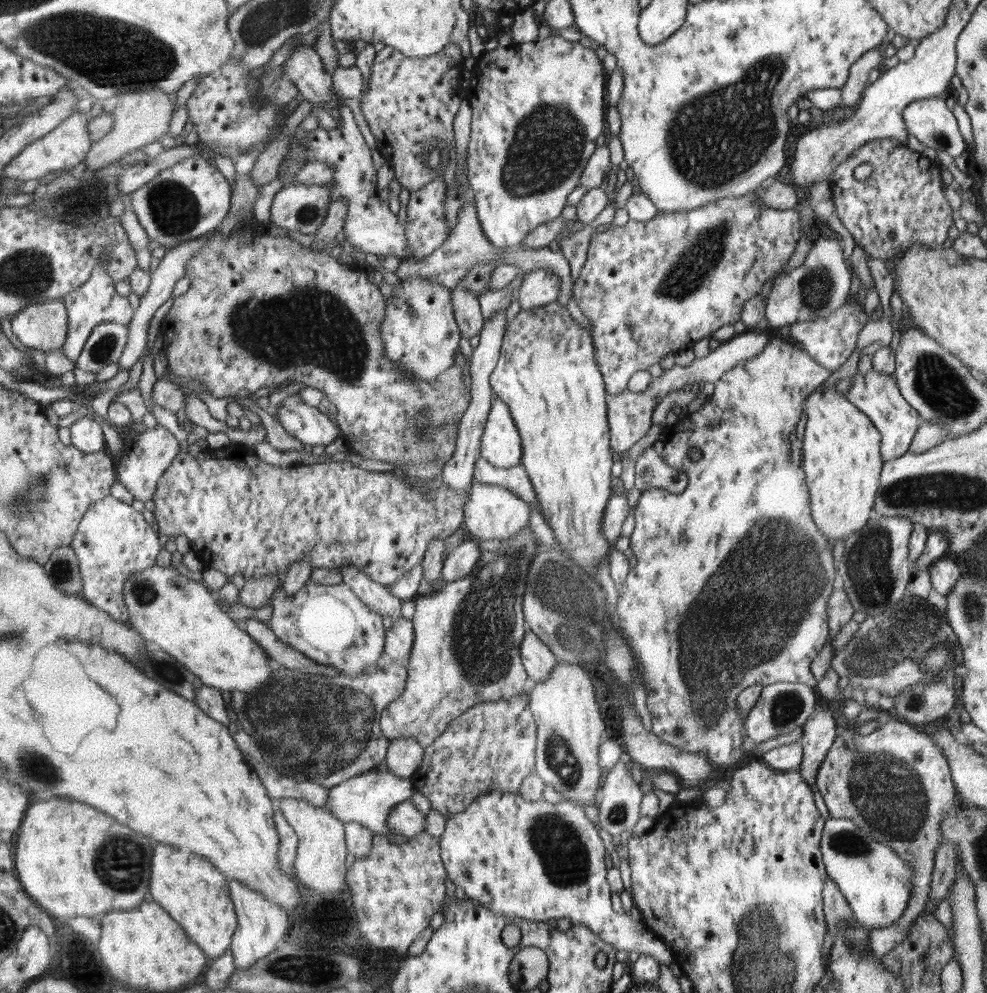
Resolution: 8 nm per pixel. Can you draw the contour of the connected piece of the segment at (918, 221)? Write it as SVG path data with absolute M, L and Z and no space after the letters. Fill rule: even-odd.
M890 138L872 140L871 142L862 145L851 155L850 158L846 159L843 163L840 163L840 166L836 167L836 170L834 170L833 176L831 178L830 185L833 204L836 207L836 212L838 214L840 222L852 235L852 238L854 239L856 245L864 248L864 251L873 259L882 259L885 261L892 259L896 257L900 252L912 249L914 246L917 246L917 244L922 247L927 247L928 249L939 248L942 246L944 241L948 239L948 229L953 224L953 218L956 213L946 198L946 188L944 187L946 185L942 180L942 174L939 165L934 161L934 157L927 152L921 153L918 151L910 150L907 144L900 144L898 140L890 140ZM861 165L870 165L873 167L870 176L865 181L858 180L854 176L854 170L856 170L856 167Z

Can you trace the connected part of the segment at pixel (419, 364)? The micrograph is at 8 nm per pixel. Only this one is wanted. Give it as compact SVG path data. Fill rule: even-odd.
M420 276L399 281L380 324L384 351L388 352L389 360L395 362L397 368L416 375L418 379L432 381L454 366L452 354L460 340L461 330L456 326L451 290Z

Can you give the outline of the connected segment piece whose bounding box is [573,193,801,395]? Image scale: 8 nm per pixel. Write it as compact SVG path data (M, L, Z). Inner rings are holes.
M748 193L739 197L726 197L712 201L704 206L691 211L676 211L662 213L648 222L629 221L624 226L611 225L608 230L597 233L589 241L587 260L580 269L578 277L573 282L573 298L578 303L579 309L592 324L591 338L594 340L597 364L607 381L607 389L610 395L627 390L632 375L640 370L648 371L649 368L659 363L667 355L675 354L684 347L691 346L701 338L711 337L714 331L726 324L733 324L741 320L743 304L753 299L770 277L779 274L782 266L788 262L796 249L801 236L801 222L799 212L794 209L770 209L758 204L755 193Z

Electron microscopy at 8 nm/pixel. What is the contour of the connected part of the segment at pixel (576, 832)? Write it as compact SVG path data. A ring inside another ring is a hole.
M492 789L476 798L467 810L445 819L440 846L453 886L464 888L469 899L499 916L552 923L560 918L570 918L573 924L584 924L591 928L616 949L652 956L660 964L670 965L675 962L674 945L652 934L642 922L633 921L628 913L618 916L614 911L610 898L611 886L606 882L604 844L596 832L596 826L578 802L570 800L552 804L544 798L528 801L518 792Z

